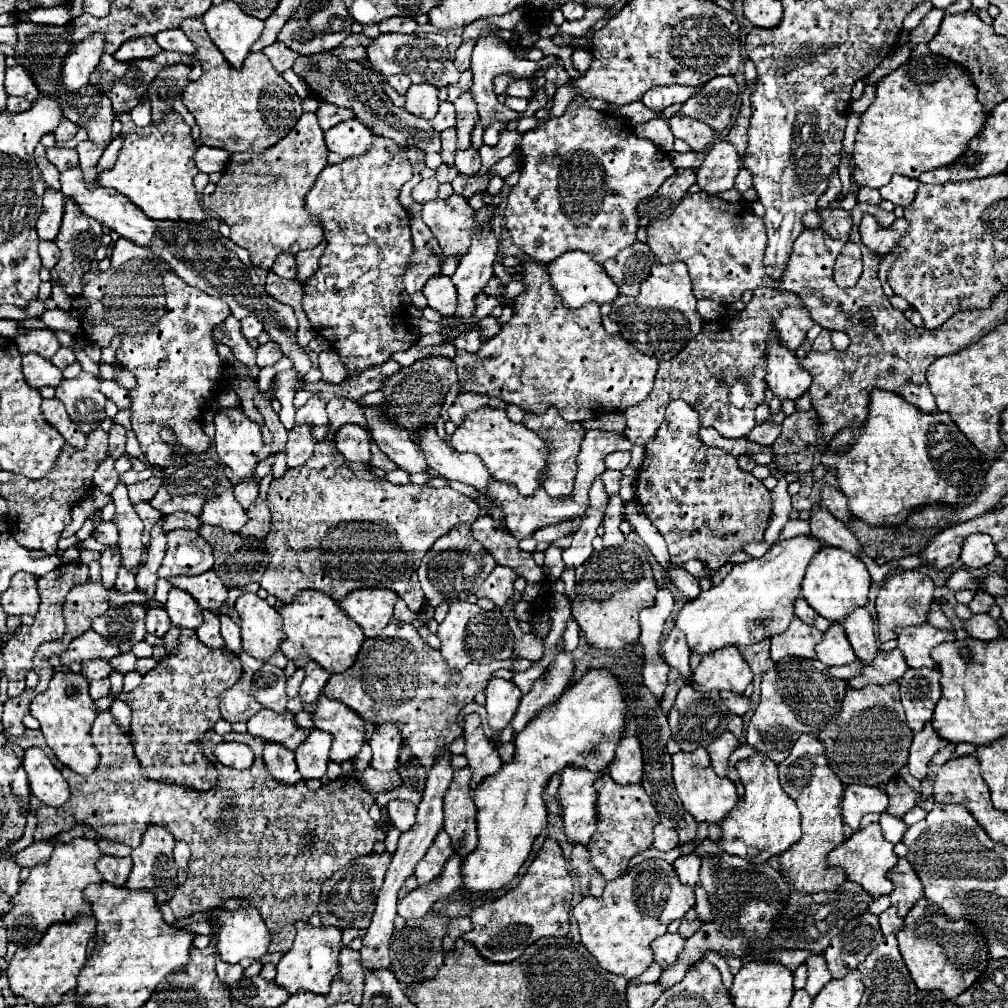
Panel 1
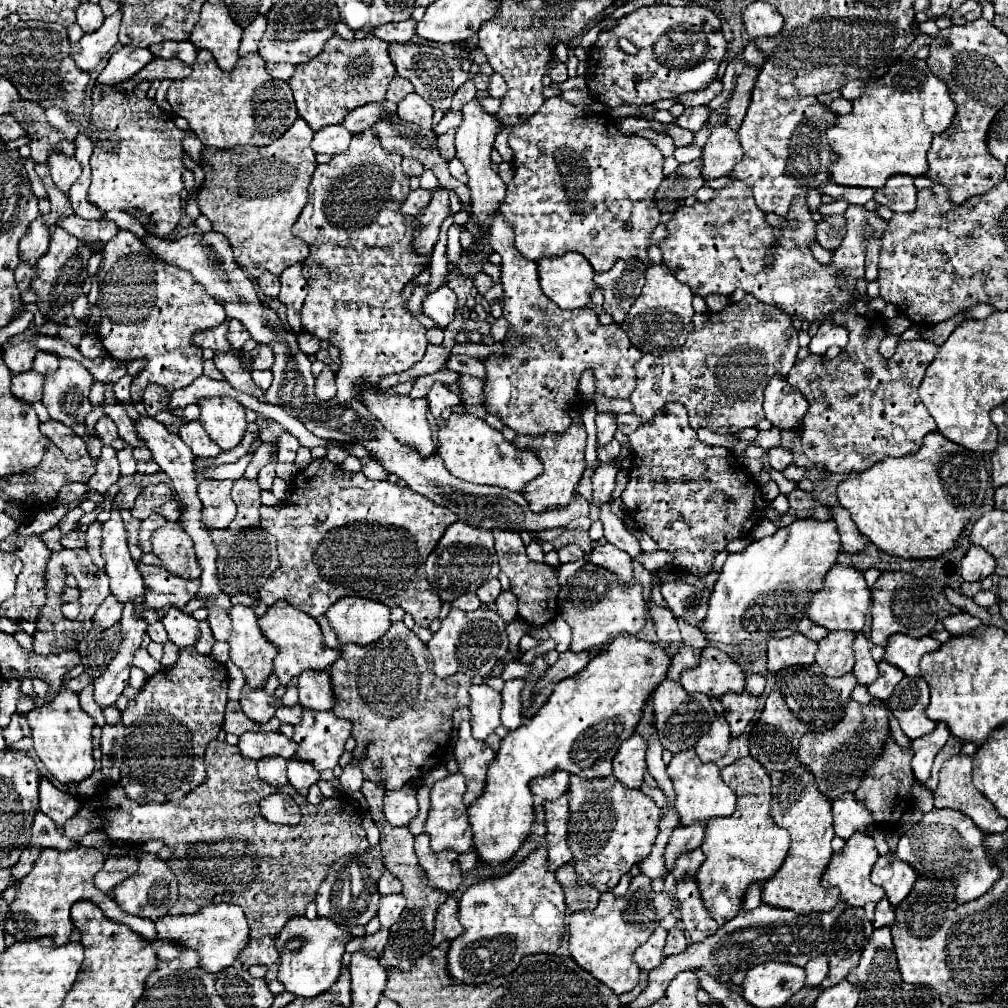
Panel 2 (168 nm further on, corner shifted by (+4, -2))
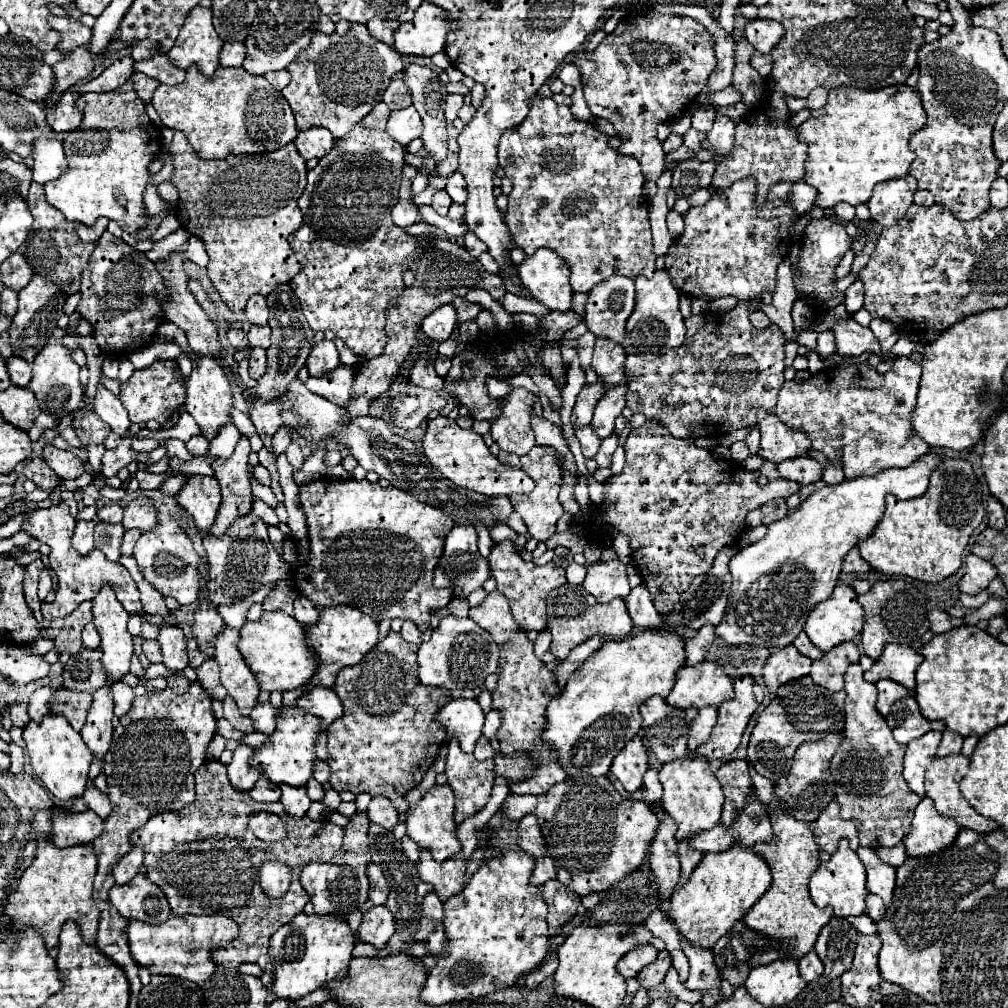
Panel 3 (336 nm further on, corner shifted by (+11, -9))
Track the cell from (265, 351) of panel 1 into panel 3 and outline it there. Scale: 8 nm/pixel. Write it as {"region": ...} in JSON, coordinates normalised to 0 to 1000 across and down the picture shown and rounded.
{"region":[[[251,346],[247,354],[247,372],[249,376],[257,376],[263,370],[263,346]]]}

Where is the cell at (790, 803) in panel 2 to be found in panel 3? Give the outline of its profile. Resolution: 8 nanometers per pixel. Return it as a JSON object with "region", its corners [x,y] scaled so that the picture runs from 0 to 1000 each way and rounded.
{"region":[[[743,757],[743,769],[747,773],[747,781],[749,781],[751,789],[755,791],[755,797],[761,797],[761,805],[763,805],[769,828],[767,828],[765,836],[751,836],[751,840],[747,840],[747,844],[751,848],[755,848],[759,852],[759,856],[763,858],[767,874],[765,874],[765,880],[761,882],[761,886],[743,902],[737,916],[745,924],[771,934],[775,939],[779,939],[783,934],[787,934],[785,947],[797,949],[799,945],[803,945],[807,941],[814,920],[818,920],[818,916],[822,916],[822,912],[826,910],[826,906],[820,900],[813,902],[805,894],[803,884],[801,884],[803,872],[813,860],[813,844],[807,834],[807,826],[805,826],[803,818],[781,809],[779,801],[775,801],[771,797],[771,791],[767,789],[767,777],[763,773],[755,771],[747,763],[745,757]]]}

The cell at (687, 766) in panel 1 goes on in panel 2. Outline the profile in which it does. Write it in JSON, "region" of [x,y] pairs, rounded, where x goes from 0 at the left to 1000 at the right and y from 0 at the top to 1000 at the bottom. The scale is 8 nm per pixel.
{"region":[[[679,744],[669,748],[669,752],[663,758],[663,770],[669,778],[671,786],[671,804],[675,808],[675,815],[679,819],[688,817],[688,815],[702,815],[704,812],[710,810],[722,810],[730,802],[730,788],[726,782],[722,782],[714,774],[714,764],[710,758],[698,758],[692,750],[690,744]]]}

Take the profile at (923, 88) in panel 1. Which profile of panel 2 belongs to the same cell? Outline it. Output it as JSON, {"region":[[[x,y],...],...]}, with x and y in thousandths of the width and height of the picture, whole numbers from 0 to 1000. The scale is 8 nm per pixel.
{"region":[[[903,58],[891,63],[891,67],[883,75],[865,81],[853,97],[845,99],[845,103],[845,111],[839,115],[831,115],[829,123],[821,127],[821,141],[833,155],[833,159],[825,165],[825,179],[835,185],[859,185],[871,188],[885,173],[915,175],[921,169],[919,151],[925,137],[935,133],[948,117],[948,103],[940,91],[940,85],[931,79],[919,60],[913,58]]]}

